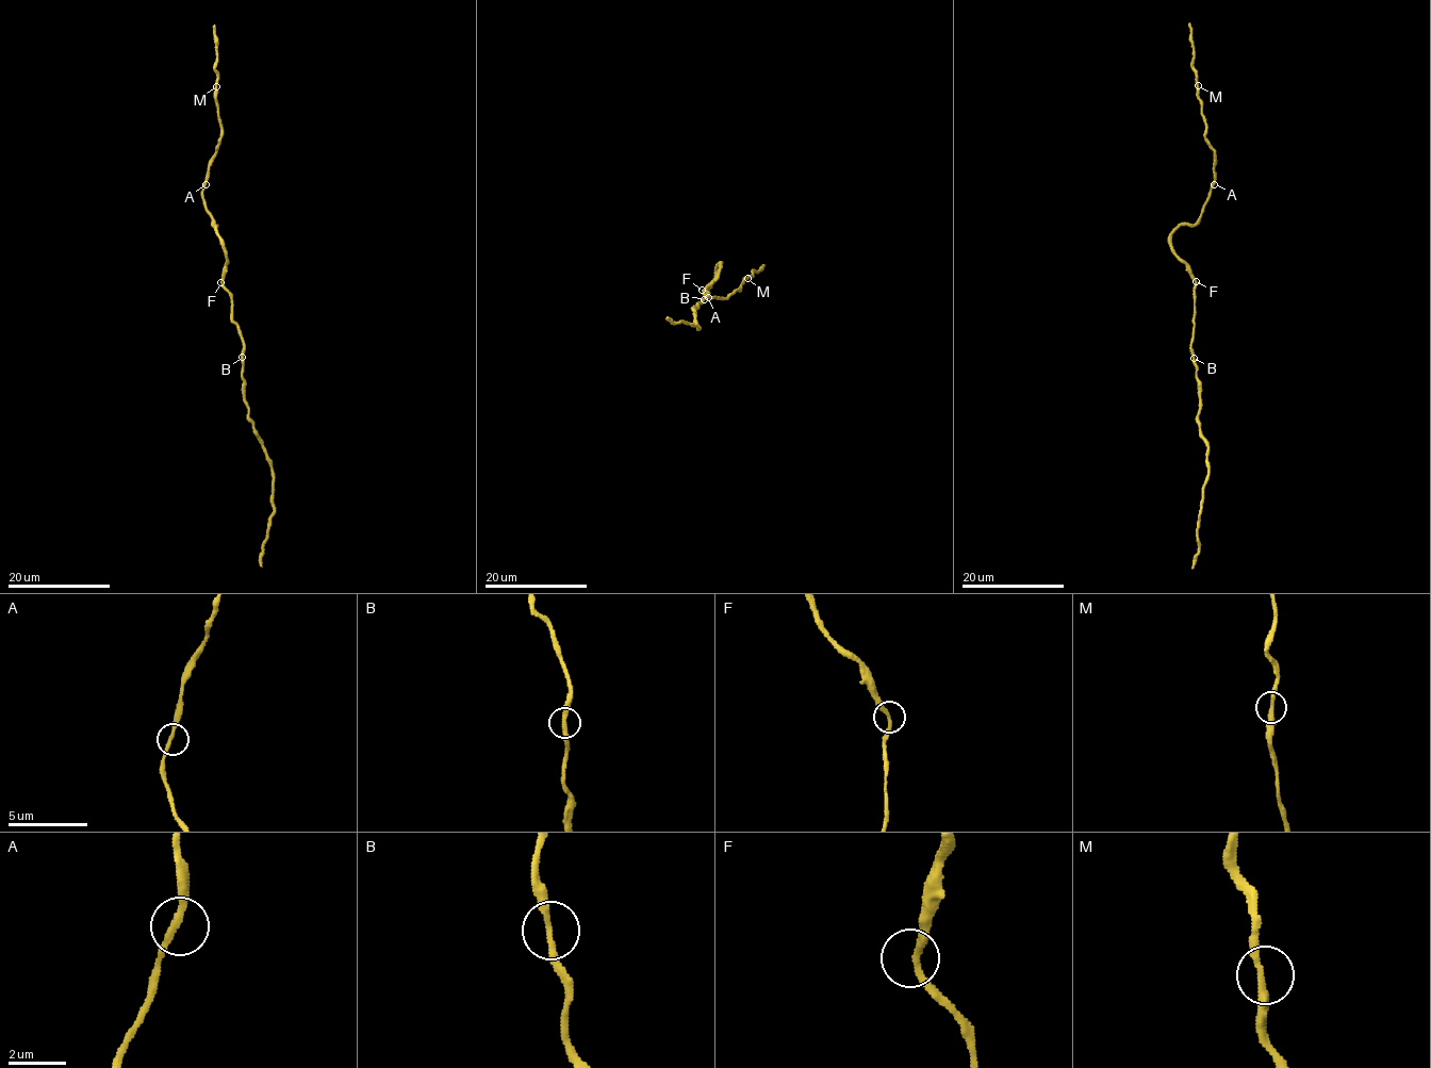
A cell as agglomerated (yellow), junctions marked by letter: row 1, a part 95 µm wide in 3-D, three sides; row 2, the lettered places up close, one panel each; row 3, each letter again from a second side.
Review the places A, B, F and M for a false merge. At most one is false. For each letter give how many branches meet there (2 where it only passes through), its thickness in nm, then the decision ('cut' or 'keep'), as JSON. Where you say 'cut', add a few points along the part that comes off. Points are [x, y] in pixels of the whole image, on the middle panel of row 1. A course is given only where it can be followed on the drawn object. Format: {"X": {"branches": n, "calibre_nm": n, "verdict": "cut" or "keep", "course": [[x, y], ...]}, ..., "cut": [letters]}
{"A": {"branches": 2, "calibre_nm": 240, "verdict": "keep"}, "B": {"branches": 2, "calibre_nm": 240, "verdict": "keep"}, "F": {"branches": 2, "calibre_nm": 240, "verdict": "keep"}, "M": {"branches": 2, "calibre_nm": 240, "verdict": "keep"}, "cut": []}

